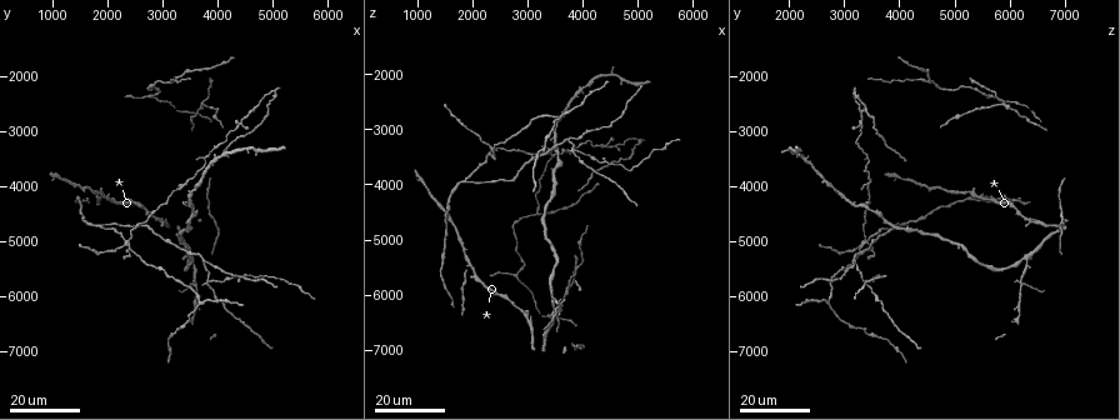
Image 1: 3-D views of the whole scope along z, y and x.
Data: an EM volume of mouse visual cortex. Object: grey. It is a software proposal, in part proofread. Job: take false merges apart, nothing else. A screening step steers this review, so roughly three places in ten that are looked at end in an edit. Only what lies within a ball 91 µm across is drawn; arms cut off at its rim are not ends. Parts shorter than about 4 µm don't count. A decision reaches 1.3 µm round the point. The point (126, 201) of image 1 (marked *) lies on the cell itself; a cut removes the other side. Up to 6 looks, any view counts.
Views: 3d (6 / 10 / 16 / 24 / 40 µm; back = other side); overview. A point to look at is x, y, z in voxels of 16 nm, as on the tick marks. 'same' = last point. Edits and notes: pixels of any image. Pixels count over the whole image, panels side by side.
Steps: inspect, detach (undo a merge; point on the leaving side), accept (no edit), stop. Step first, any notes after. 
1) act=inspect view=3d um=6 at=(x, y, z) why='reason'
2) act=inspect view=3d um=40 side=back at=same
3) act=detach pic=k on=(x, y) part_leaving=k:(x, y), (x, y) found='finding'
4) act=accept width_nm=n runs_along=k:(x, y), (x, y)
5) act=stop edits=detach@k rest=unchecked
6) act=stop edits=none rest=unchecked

act=inspect view=3d um=24 at=(3600, 5800, 6250) why='arms part here'

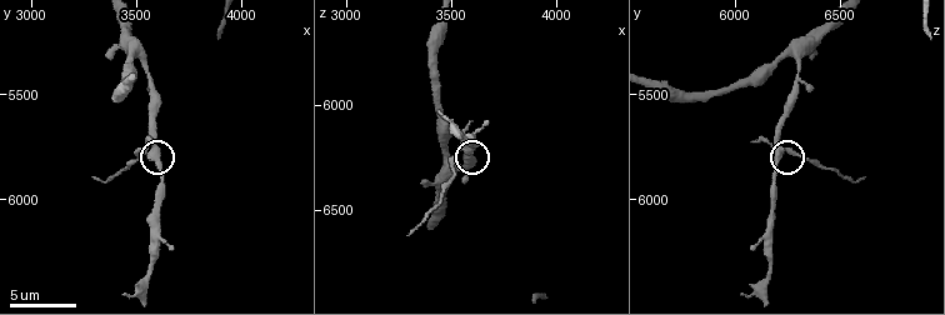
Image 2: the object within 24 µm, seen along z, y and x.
act=inspect view=3d um=6 at=(3570, 5790, 6210)

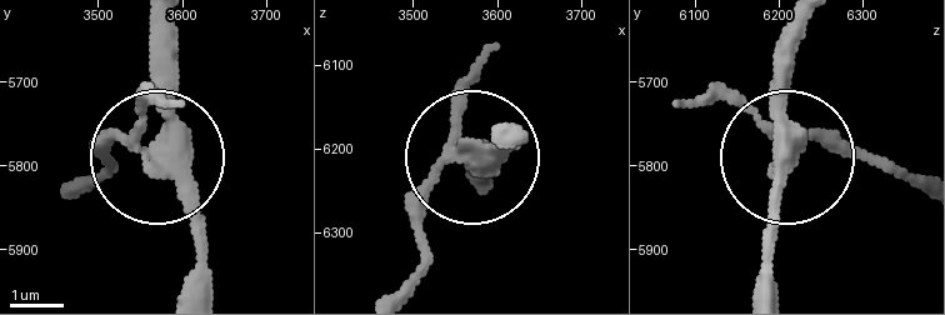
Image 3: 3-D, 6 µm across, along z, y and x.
act=inspect view=3d um=6 side=back at=(3565, 5785, 6210)

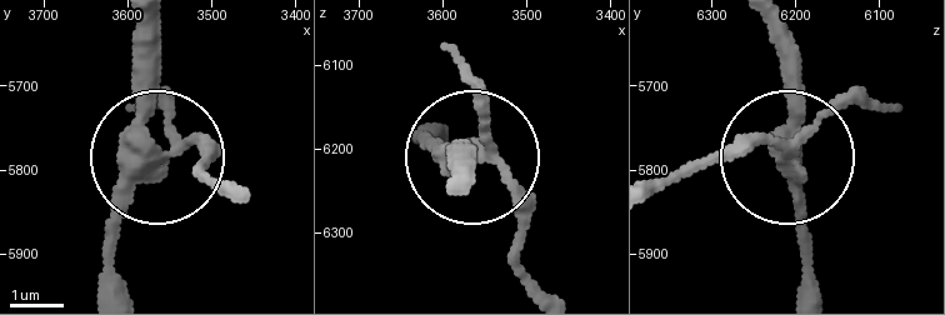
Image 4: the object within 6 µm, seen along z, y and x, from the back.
act=detach pic=4 on=(214, 154) arms=3 part_leaving=4:(789, 151), (754, 143), (659, 178) found='two cells meet here'

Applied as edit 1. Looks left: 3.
act=inspect view=overview

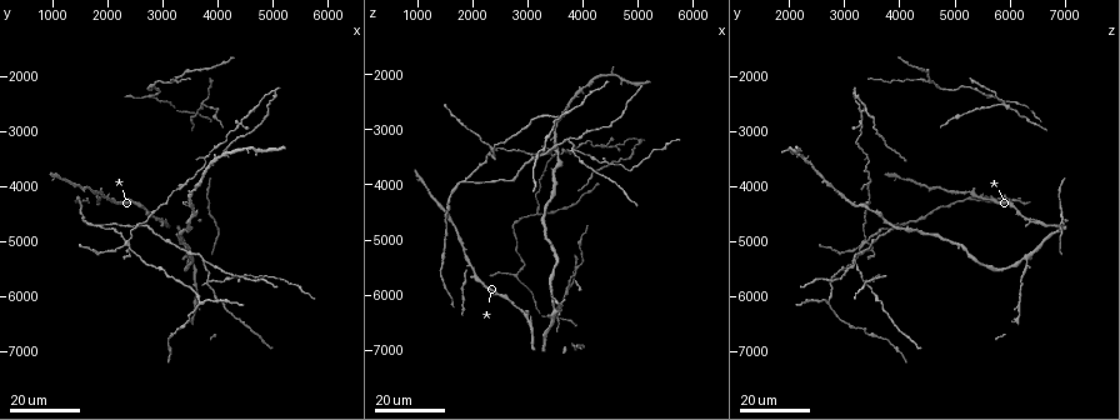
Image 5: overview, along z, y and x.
act=inspect view=3d um=24 at=(2400, 5000, 3450) why='looks like a crossing'

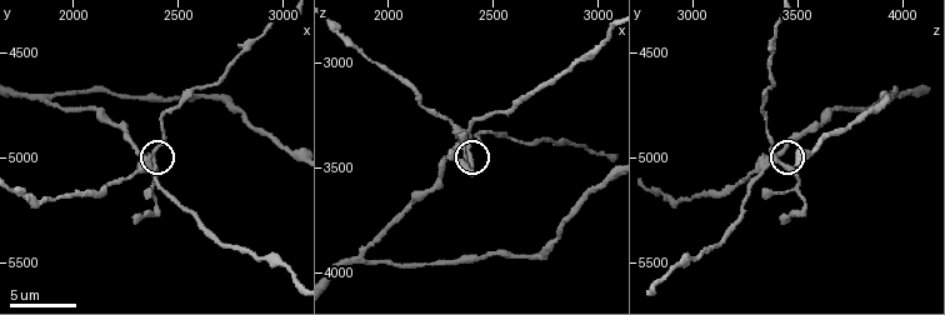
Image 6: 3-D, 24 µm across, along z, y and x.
act=inspect view=3d um=10 at=(2390, 5010, 3380) why='zoom in'

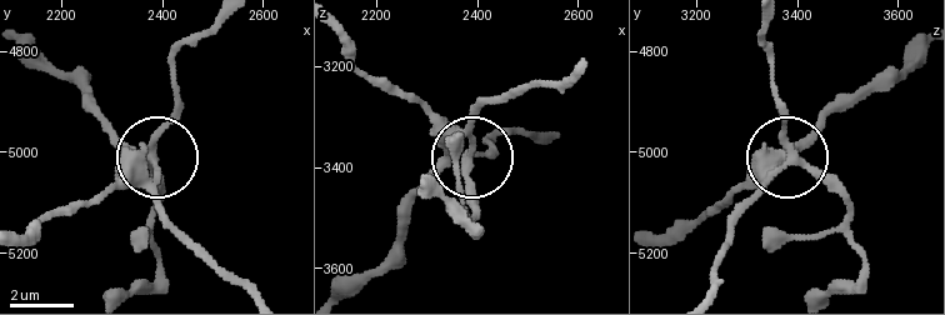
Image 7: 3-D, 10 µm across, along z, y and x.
act=detach pic=7 on=(155, 139) part_leaving=7:(158, 179), (176, 60), (221, 20) found='a second cell is stuck on'

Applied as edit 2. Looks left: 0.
act=stop edits=detach@4,detach@7 rest=unchecked

